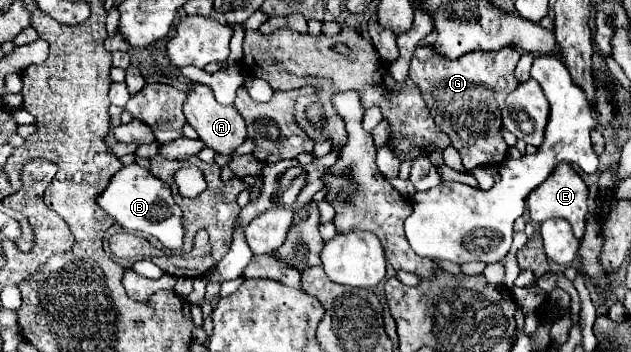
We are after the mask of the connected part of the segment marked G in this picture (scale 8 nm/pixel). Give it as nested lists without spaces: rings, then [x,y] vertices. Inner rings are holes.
[[[418,47],[410,61],[408,77],[418,85],[438,127],[452,139],[468,171],[478,165],[500,165],[506,159],[506,143],[500,137],[502,107],[510,91],[518,87],[514,67],[518,51],[508,47],[500,51],[474,51],[454,61],[442,57],[434,47]]]

